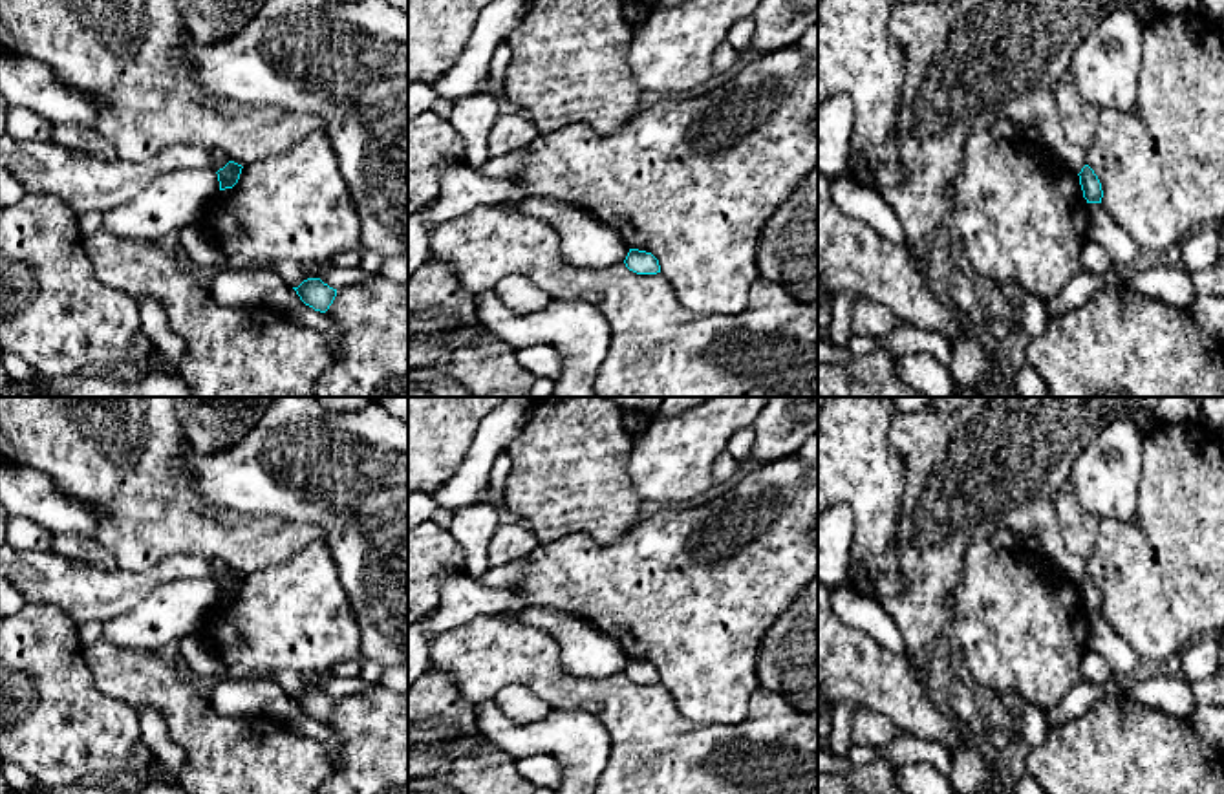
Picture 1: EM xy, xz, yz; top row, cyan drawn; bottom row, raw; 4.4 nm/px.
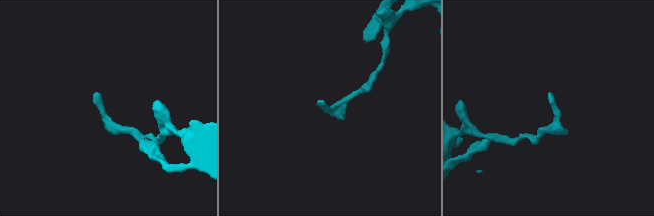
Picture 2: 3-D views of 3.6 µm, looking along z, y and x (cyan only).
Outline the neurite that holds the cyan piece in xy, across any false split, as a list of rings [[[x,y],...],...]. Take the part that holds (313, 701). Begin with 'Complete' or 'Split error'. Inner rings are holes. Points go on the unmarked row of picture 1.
Complete. [[[307,688],[293,699],[306,715],[320,723],[326,723],[337,706],[337,699],[329,697],[320,688]]]

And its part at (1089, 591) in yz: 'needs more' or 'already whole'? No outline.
already whole

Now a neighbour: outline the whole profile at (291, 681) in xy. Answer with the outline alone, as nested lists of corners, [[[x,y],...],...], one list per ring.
[[[280,670],[273,675],[273,682],[280,684],[291,697],[298,697],[307,688],[320,688],[329,679],[333,677],[324,673],[315,681],[304,681],[302,675],[293,670]]]

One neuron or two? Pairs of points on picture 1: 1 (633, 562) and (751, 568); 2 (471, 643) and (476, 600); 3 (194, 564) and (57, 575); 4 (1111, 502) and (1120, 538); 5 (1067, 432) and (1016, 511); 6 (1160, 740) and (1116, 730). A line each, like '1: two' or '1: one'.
1: one
2: two
3: one
4: two
5: one
6: one

